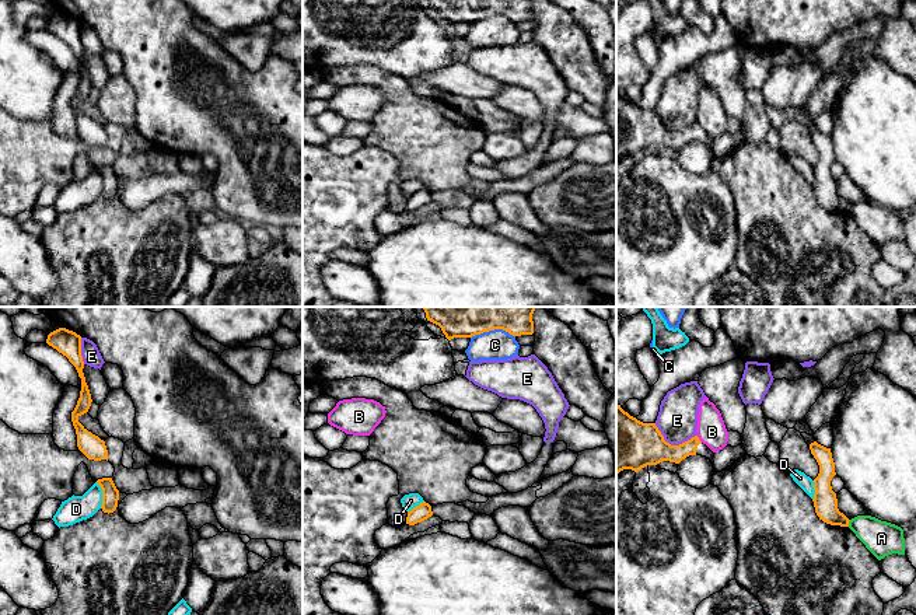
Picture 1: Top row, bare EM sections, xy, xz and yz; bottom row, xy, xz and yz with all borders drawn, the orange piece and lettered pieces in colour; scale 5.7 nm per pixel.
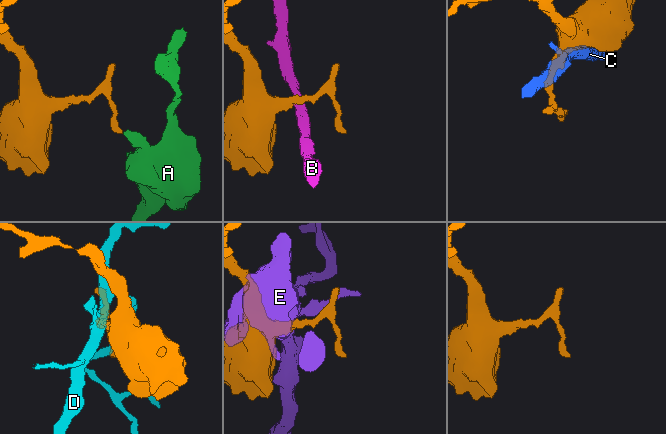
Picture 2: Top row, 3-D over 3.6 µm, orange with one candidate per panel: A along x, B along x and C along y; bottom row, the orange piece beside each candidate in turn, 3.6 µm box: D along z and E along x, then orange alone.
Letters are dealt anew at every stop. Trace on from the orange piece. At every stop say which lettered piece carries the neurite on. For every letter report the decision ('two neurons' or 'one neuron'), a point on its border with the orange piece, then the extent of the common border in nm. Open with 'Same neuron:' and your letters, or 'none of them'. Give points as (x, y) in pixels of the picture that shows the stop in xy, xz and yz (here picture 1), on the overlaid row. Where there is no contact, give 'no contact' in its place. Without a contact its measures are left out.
Same neuron: none of them
A: two neurons | yz (848, 523) | 40 nm
B: two neurons | yz (698, 439) | 60 nm
C: two neurons | xz (492, 329) | 260 nm
D: two neurons | xy (102, 495) | 160 nm
E: two neurons | yz (672, 446) | 260 nm

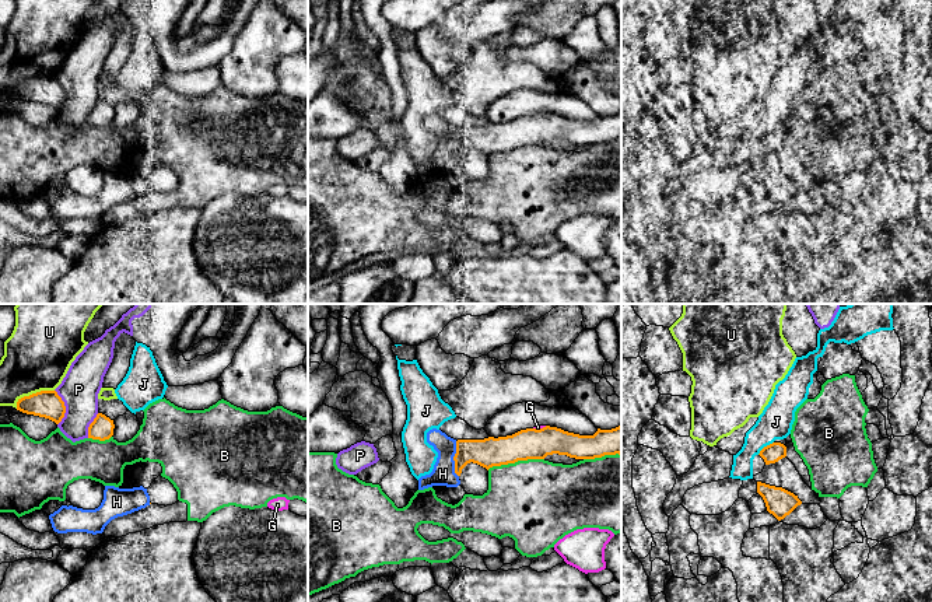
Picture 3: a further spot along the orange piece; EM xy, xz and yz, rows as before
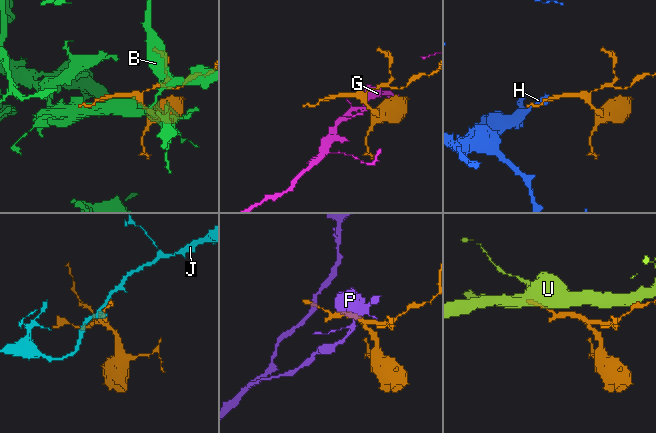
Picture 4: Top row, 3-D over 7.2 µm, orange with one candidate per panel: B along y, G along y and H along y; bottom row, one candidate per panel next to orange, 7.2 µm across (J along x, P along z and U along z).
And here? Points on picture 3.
Same neuron: H
B: two neurons | xz (515, 461) | 340 nm
G: two neurons | xz (540, 429) | 80 nm
H: one neuron | xz (454, 459) | 200 nm
J: two neurons | yz (764, 447) | 120 nm
P: two neurons | xy (65, 408) | 200 nm
U: two neurons | xy (32, 394) | 240 nm

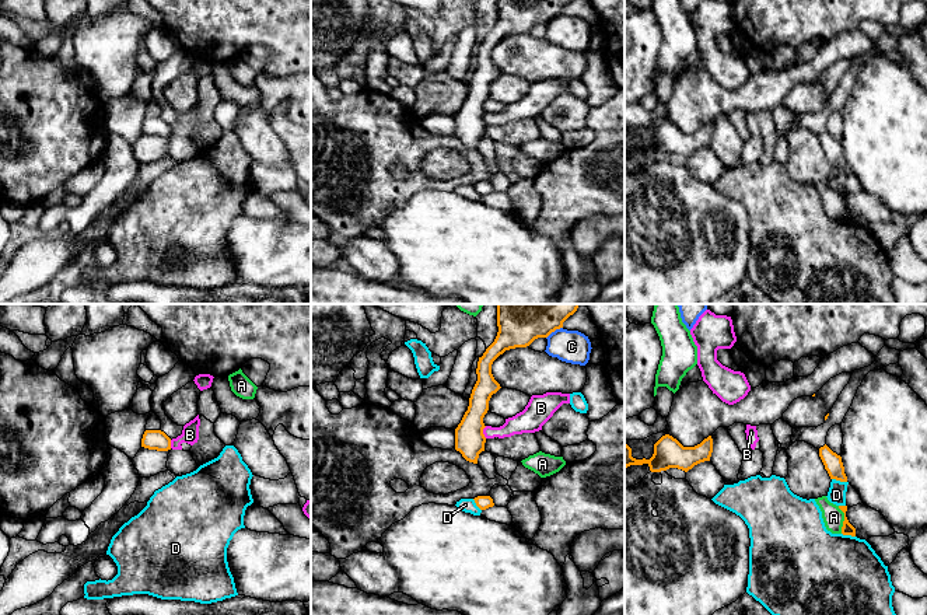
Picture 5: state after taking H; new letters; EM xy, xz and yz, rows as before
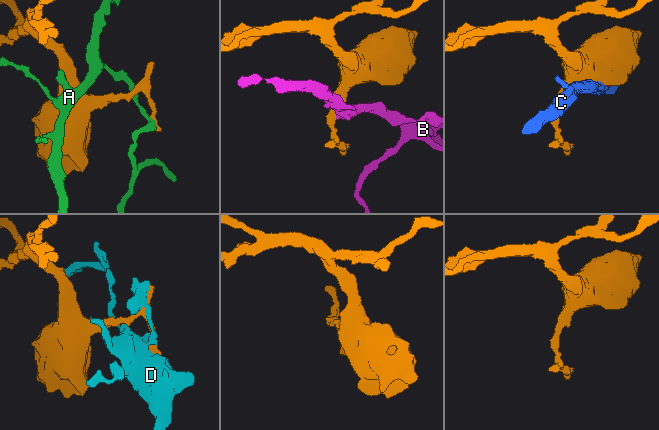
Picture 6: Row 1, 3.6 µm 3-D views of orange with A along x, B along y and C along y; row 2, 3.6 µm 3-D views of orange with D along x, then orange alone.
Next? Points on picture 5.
Same neuron: none of them
A: two neurons | yz (845, 520) | 160 nm
B: two neurons | xz (482, 432) | 70 nm
C: two neurons | xz (553, 331) | 120 nm
D: two neurons | yz (839, 479) | 90 nm

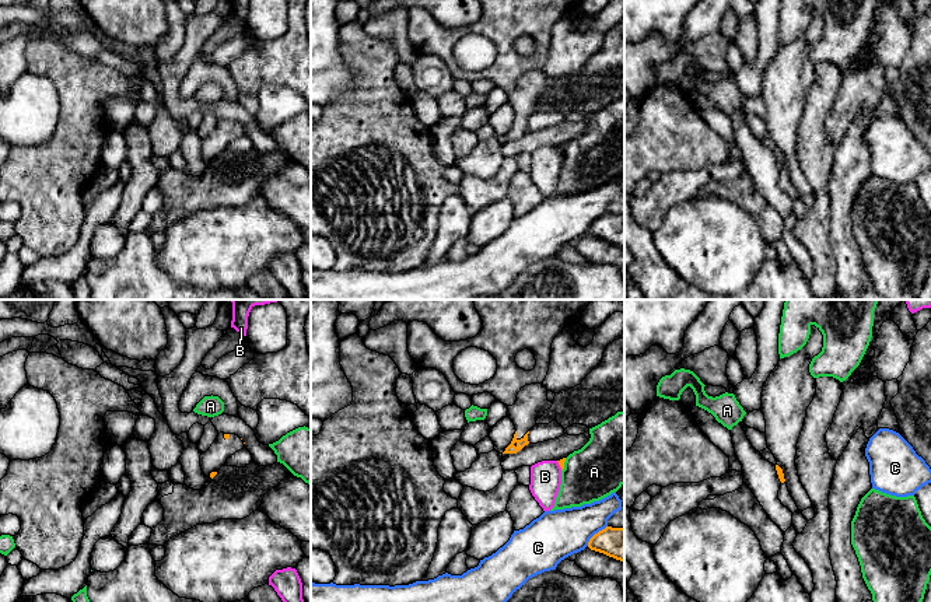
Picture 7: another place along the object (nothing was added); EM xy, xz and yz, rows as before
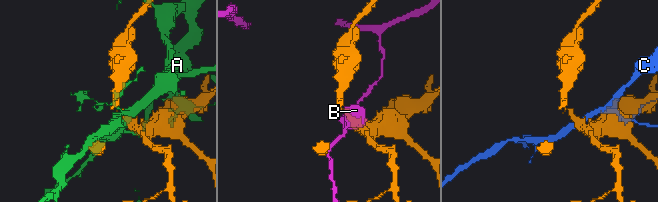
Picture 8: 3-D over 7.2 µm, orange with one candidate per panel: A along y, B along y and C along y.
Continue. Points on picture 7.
Same neuron: none of them
A: two neurons | xz (563, 465) | 80 nm
B: two neurons | xz (559, 464) | 70 nm
C: two neurons | xz (595, 534) | 170 nm

